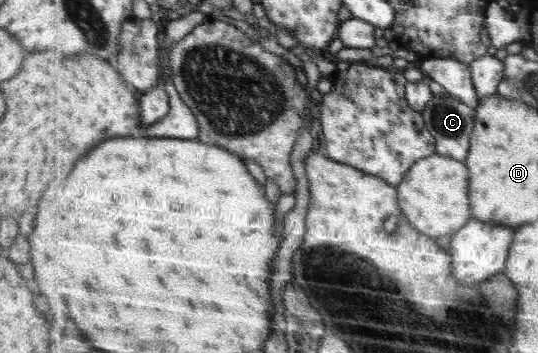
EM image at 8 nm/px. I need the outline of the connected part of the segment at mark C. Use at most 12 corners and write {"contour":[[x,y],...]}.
{"contour":[[435,95],[424,112],[438,152],[470,157],[478,109]]}

